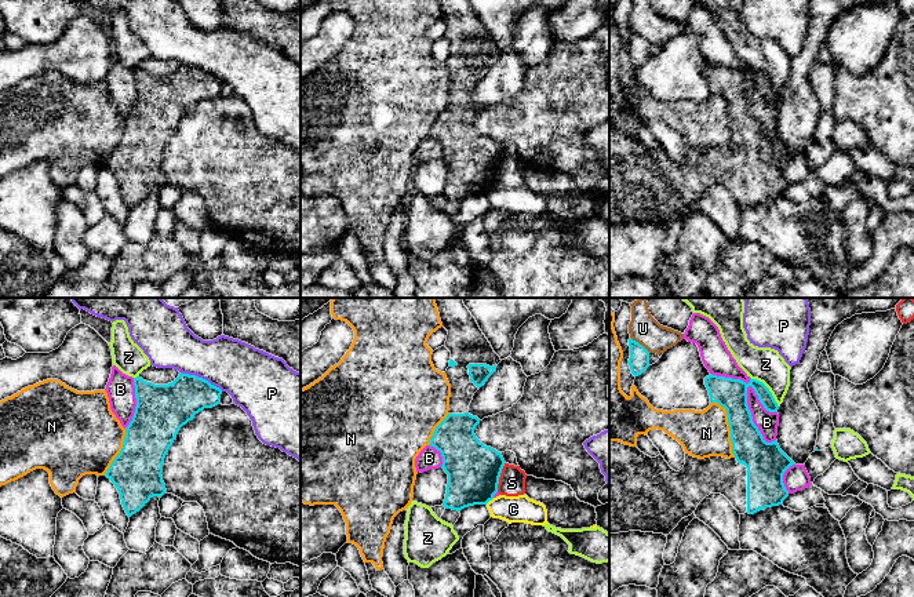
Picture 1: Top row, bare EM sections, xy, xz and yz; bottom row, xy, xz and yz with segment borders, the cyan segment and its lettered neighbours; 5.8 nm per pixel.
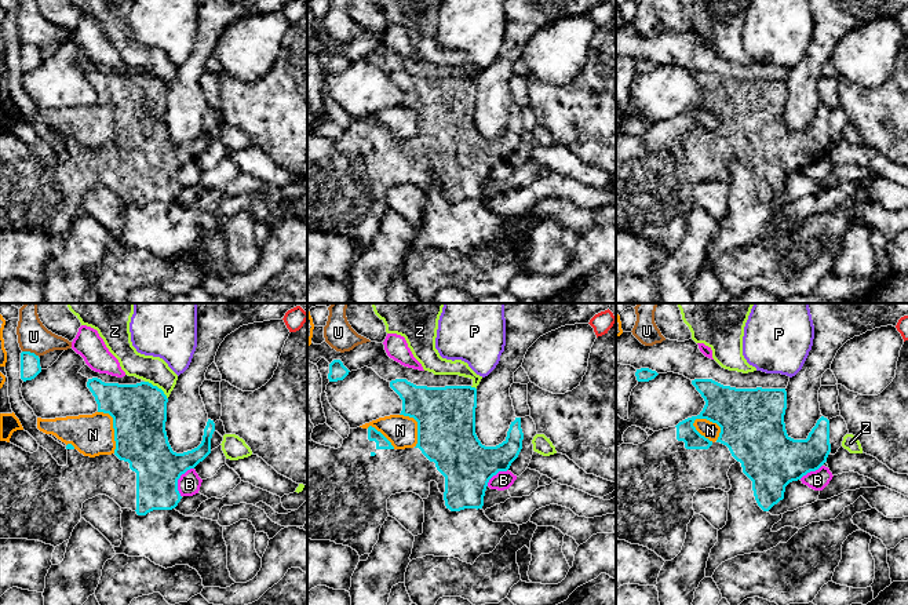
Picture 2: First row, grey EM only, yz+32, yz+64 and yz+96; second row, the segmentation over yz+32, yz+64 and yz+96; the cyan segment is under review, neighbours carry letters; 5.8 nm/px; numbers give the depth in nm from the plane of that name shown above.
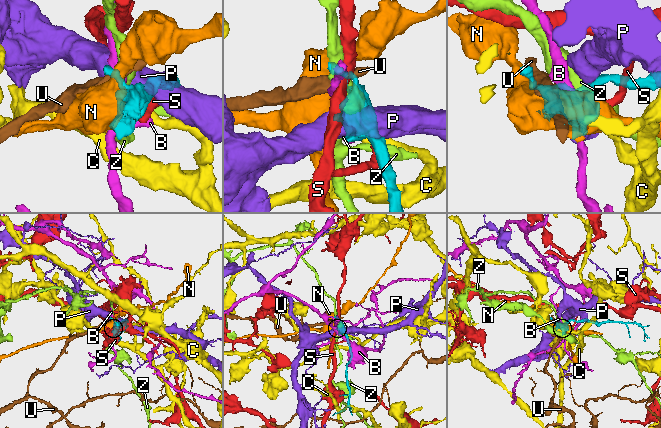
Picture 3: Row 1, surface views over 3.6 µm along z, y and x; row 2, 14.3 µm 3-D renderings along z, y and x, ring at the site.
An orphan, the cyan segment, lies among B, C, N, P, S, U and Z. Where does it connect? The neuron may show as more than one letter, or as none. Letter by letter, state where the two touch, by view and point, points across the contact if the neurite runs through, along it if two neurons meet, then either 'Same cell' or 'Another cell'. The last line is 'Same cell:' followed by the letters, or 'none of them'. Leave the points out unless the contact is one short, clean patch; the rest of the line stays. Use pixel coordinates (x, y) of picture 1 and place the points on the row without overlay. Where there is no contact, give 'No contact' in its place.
B: Touches cyan at yz (746, 88). Another cell
C: Touches cyan at xz (490, 190). Boundary: xz (494, 189), (485, 195). Another cell
N: Touches cyan at yz (729, 117). Another cell
P: Touches cyan at xy (201, 69). Another cell
S: Touches cyan at xz (499, 167). Boundary: xz (505, 153), (496, 182). Another cell
U: Touches cyan at yz (638, 35). Boundary: yz (630, 28), (650, 43). Another cell
Z: Touches cyan at yz (768, 80). Boundary: yz (750, 68), (760, 72), (779, 97). Another cell
Same cell: none of them

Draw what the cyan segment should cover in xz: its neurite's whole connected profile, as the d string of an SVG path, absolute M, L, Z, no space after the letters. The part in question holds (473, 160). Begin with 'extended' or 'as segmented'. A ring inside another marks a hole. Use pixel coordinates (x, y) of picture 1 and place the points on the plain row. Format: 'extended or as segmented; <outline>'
extended; M438 0L438 4L448 22L445 39L451 51L445 66L451 88L448 106L436 119L429 136L441 143L441 159L448 165L443 197L460 203L494 190L506 154L500 143L476 128L480 110L467 102L474 84L502 51L469 0Z

